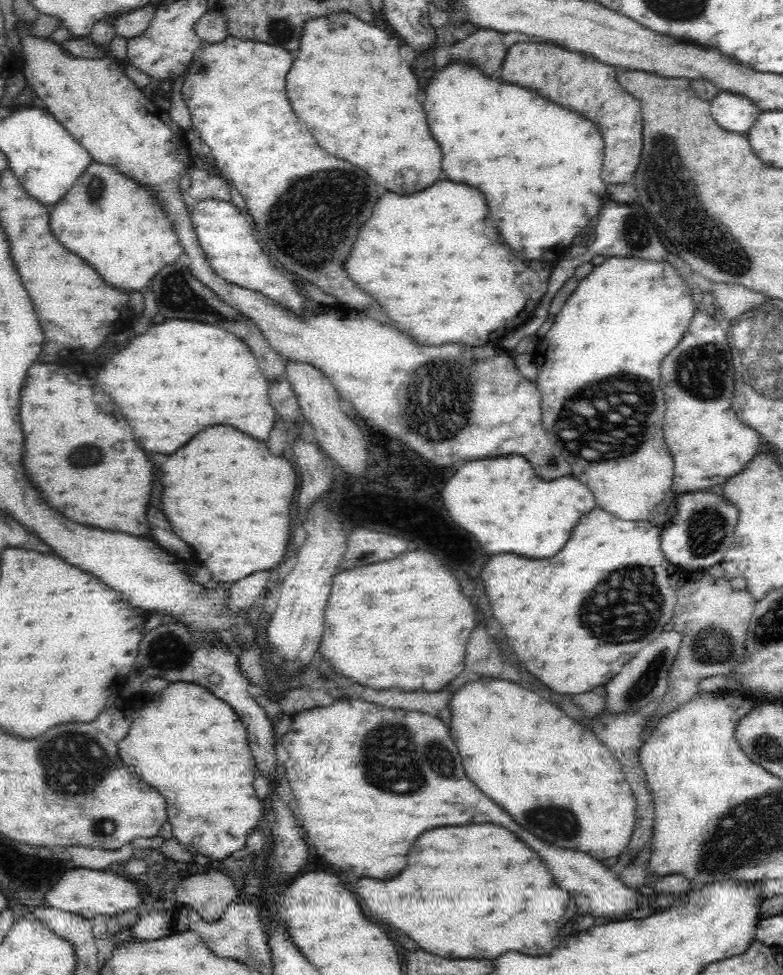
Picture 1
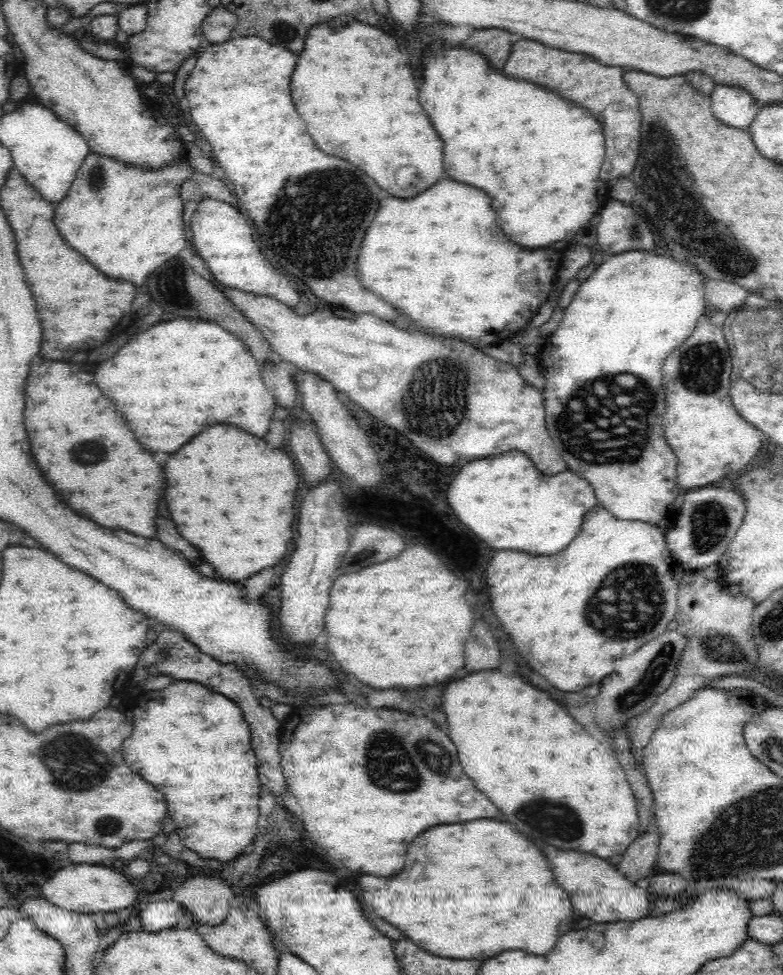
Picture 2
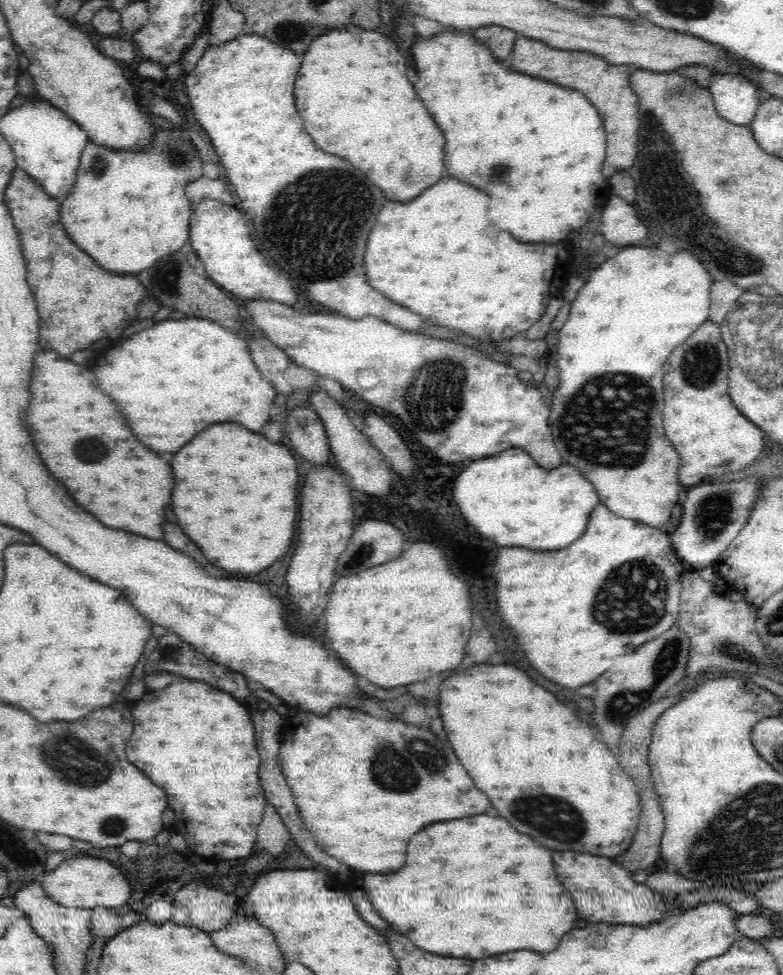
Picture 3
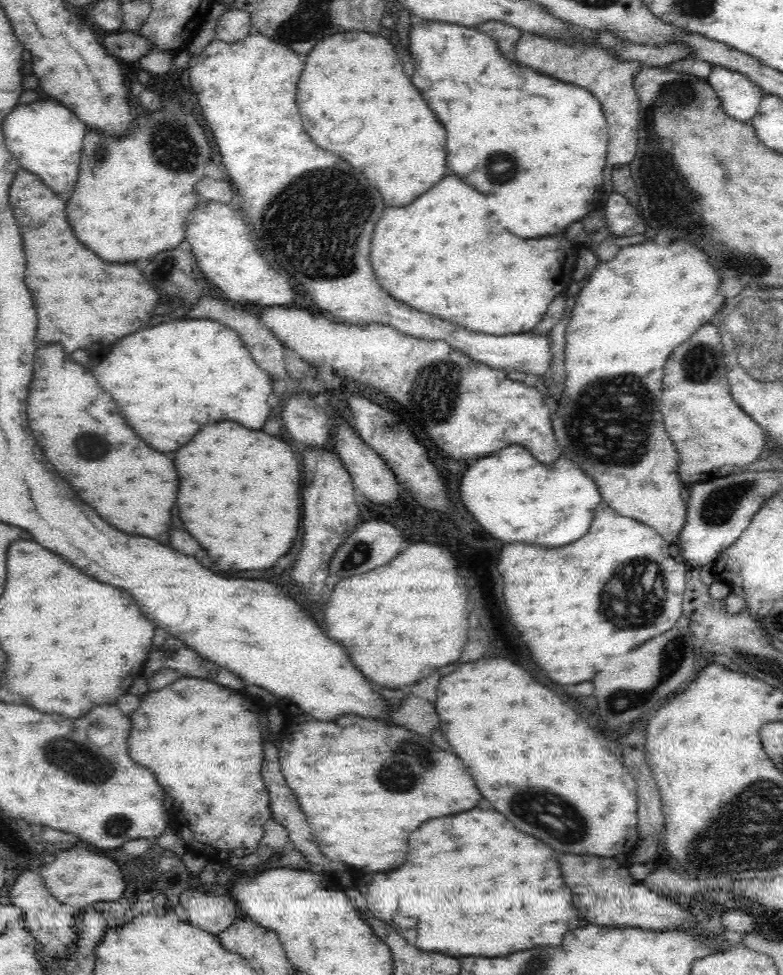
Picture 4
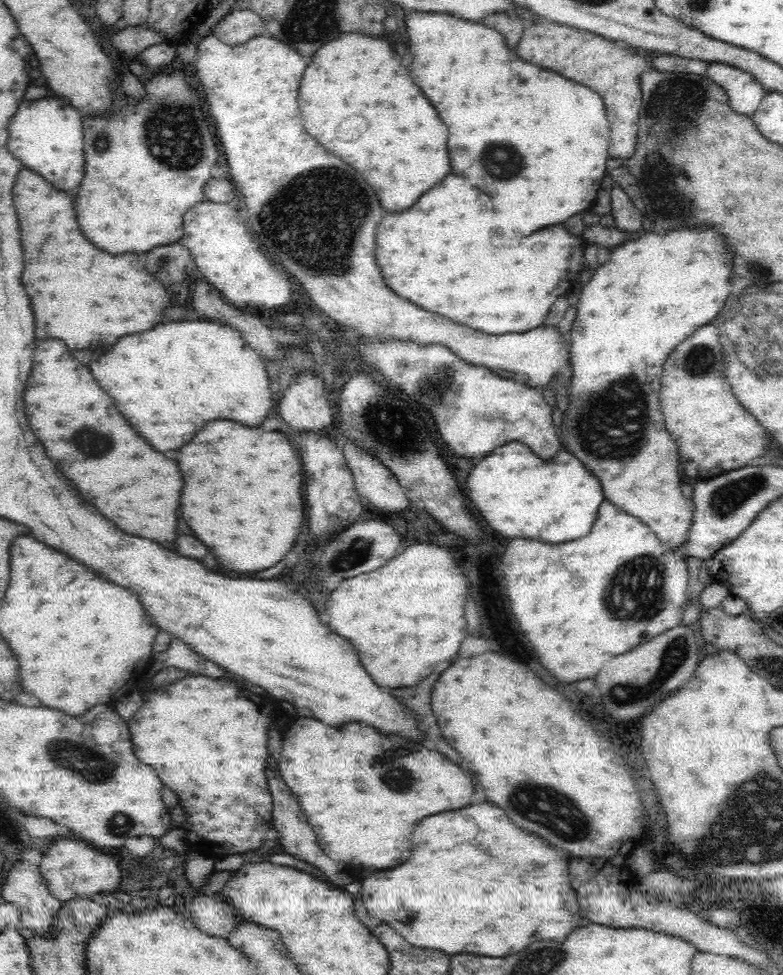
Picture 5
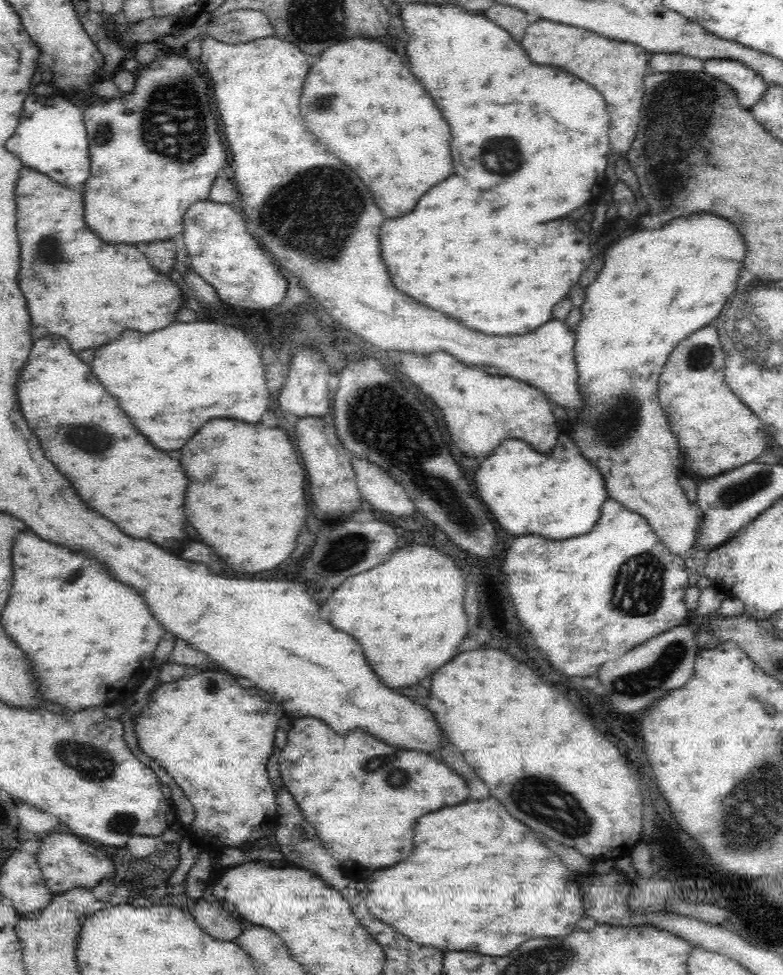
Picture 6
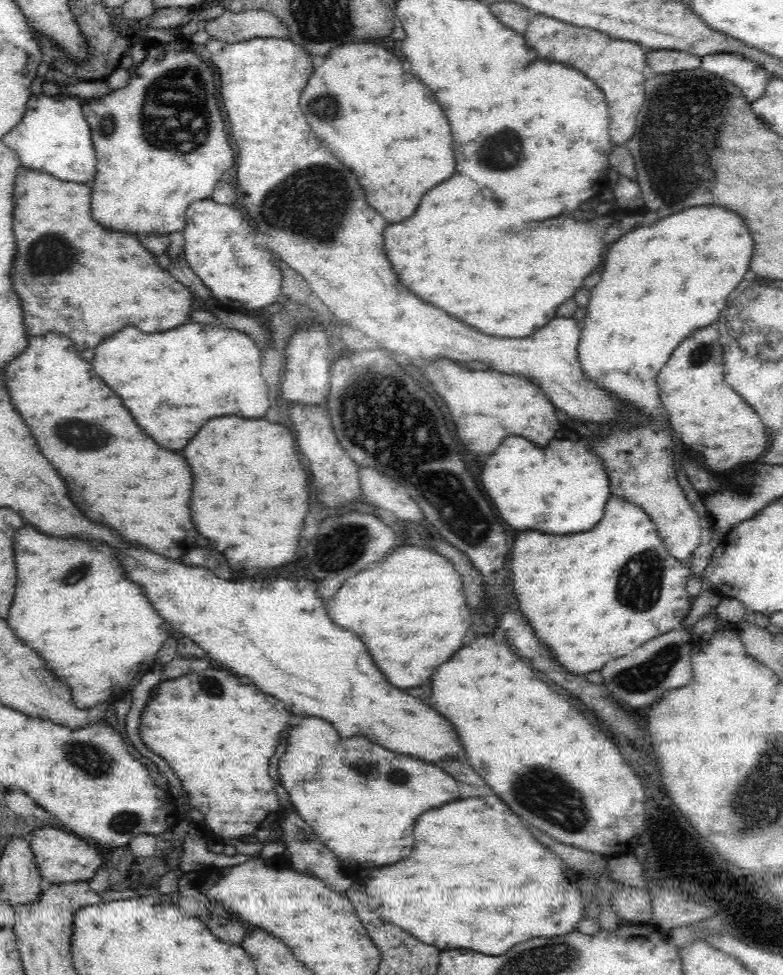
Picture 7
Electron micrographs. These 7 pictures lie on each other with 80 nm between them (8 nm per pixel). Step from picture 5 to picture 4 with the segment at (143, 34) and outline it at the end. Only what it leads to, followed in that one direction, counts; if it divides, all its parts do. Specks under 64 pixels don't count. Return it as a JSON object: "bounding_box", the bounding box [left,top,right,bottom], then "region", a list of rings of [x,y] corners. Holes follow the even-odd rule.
{"bounding_box":[104,30,152,62],"region":[[[126,30],[112,33],[104,40],[105,51],[120,60],[132,62],[139,60],[144,54],[152,50],[151,42],[138,32]]]}

